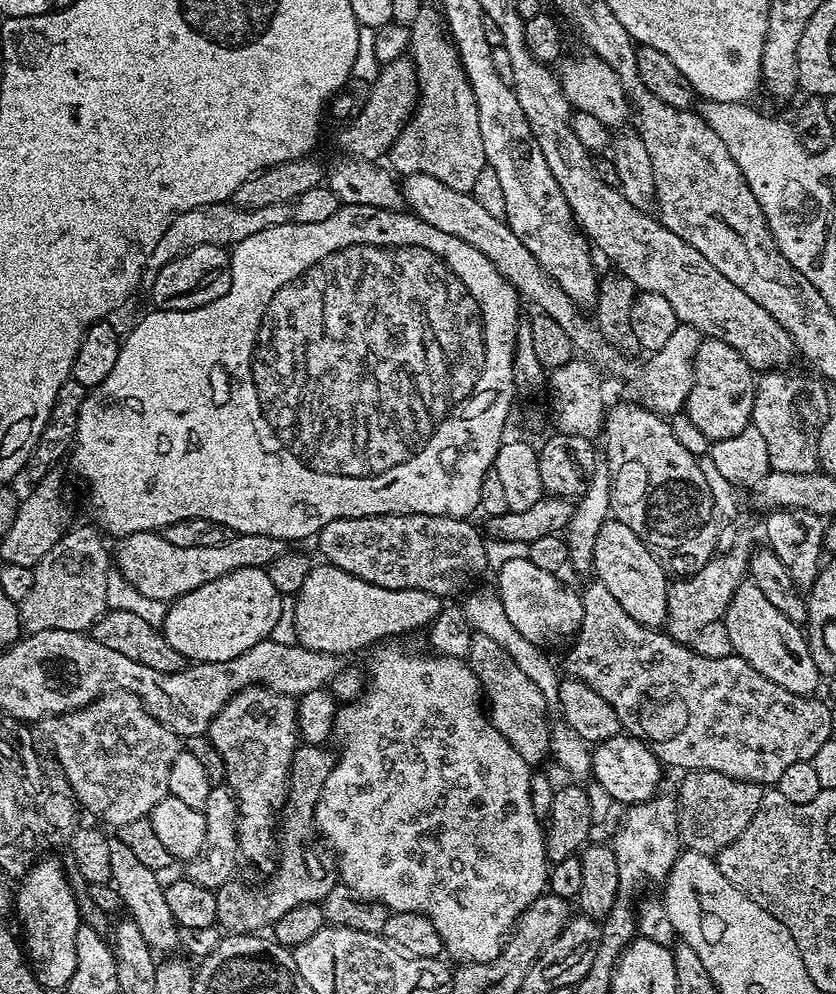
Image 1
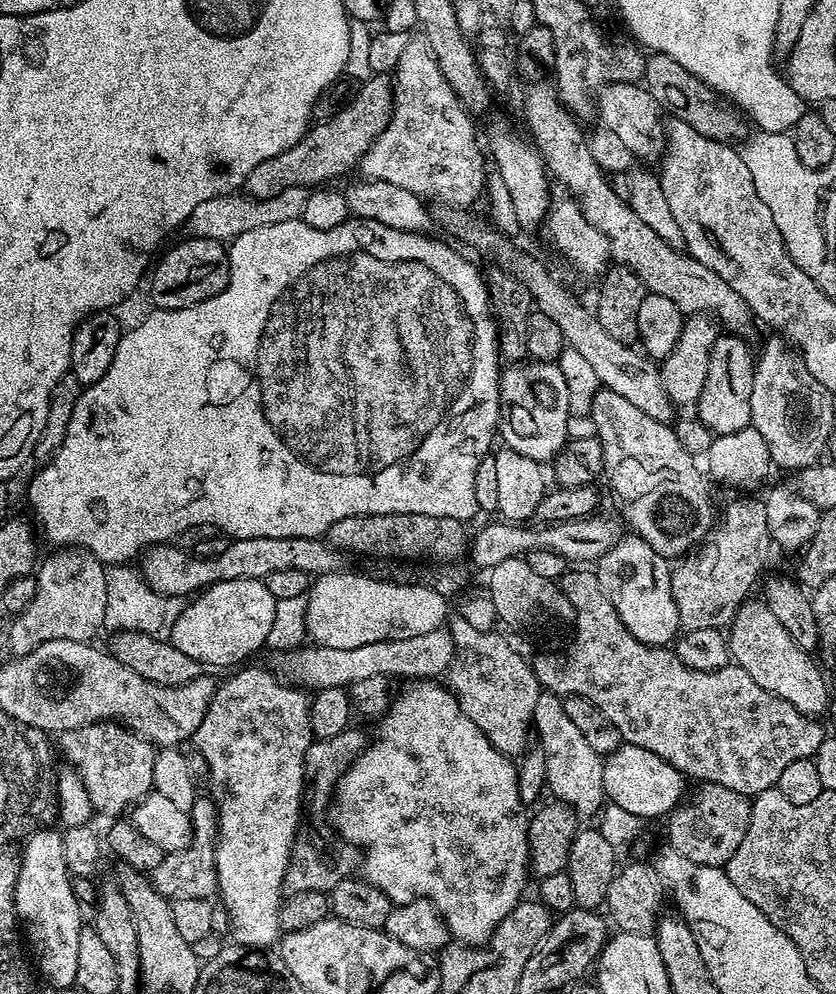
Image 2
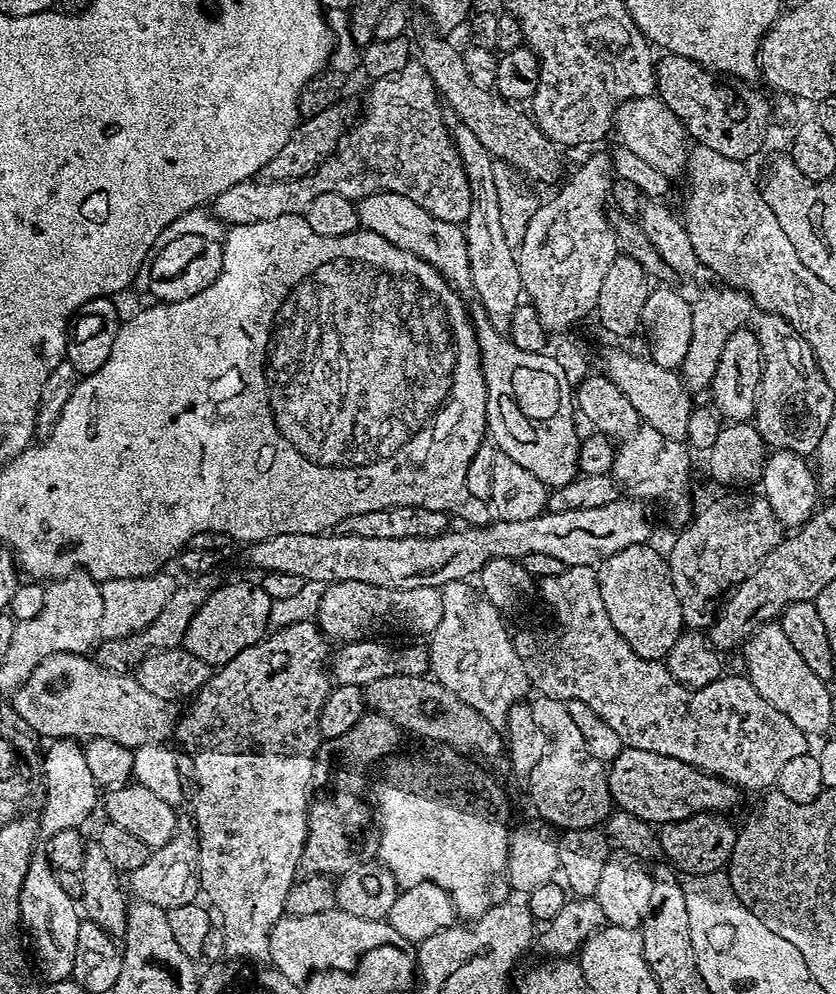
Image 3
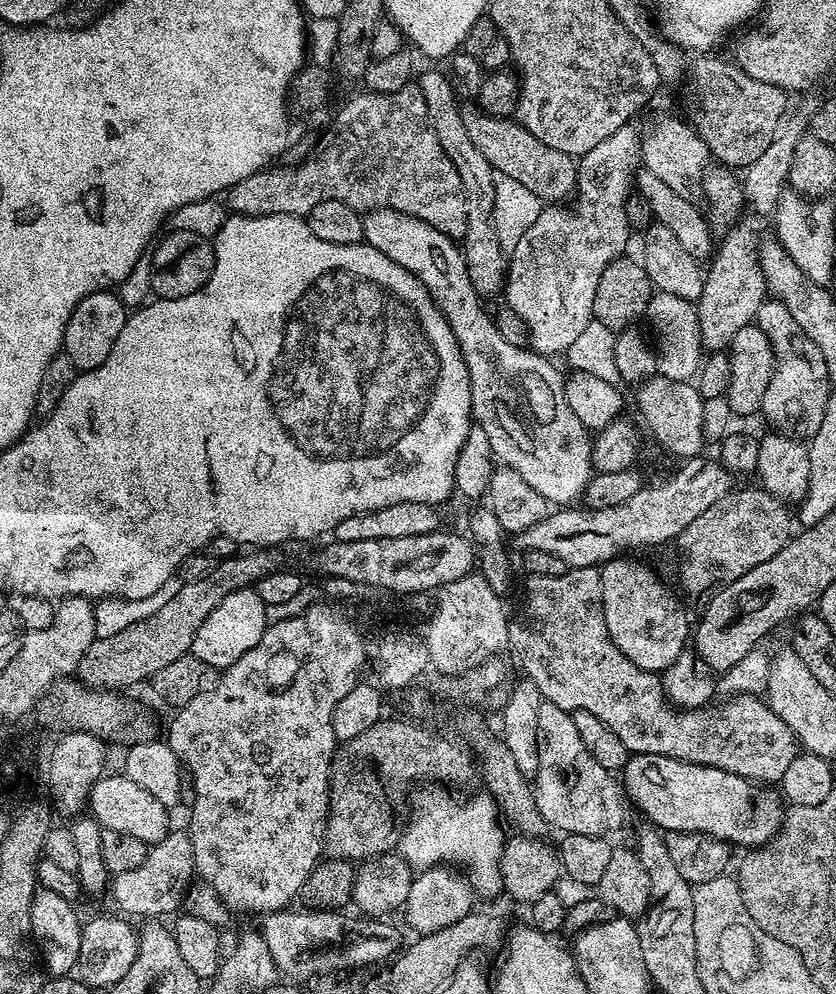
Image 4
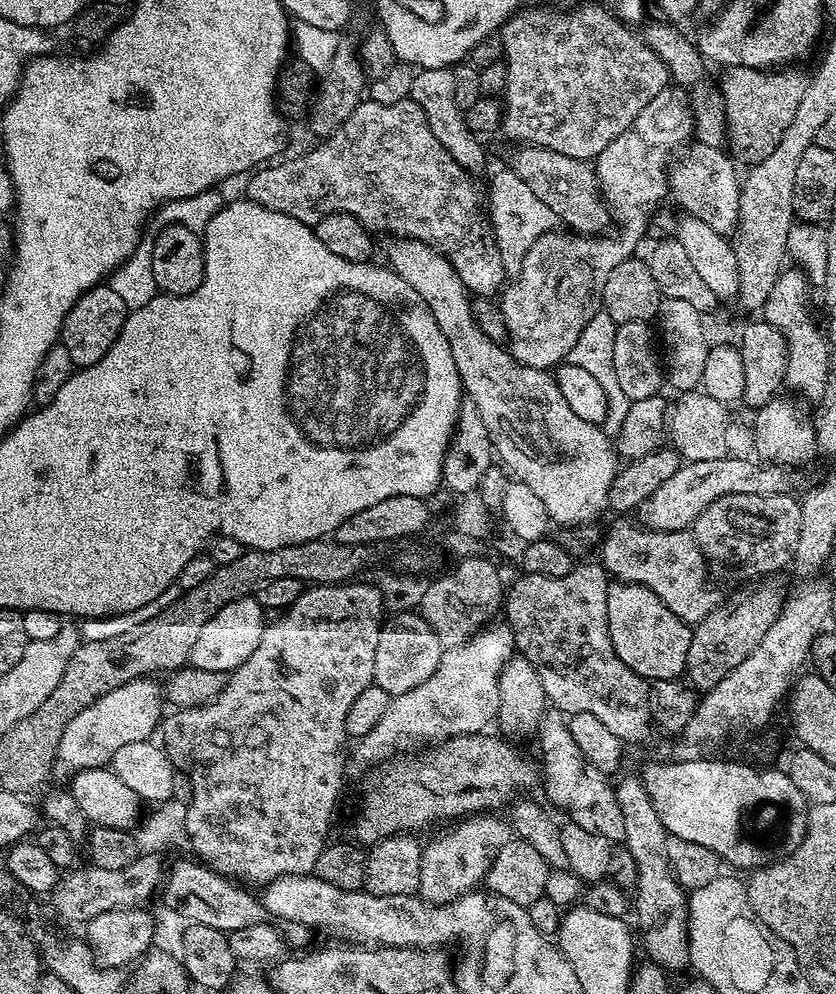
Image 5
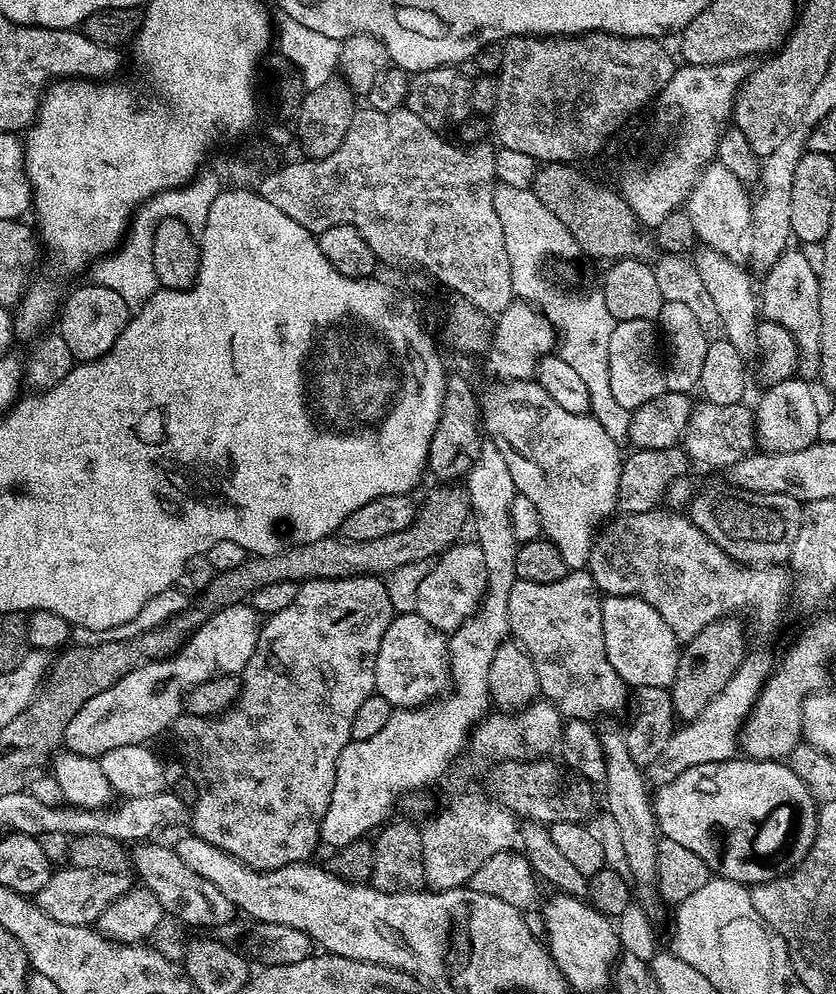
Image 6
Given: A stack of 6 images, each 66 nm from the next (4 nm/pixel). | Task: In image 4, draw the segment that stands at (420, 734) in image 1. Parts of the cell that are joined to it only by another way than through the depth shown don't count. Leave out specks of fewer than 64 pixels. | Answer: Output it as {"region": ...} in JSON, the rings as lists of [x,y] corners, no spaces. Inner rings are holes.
{"region":[[[434,786],[434,788],[430,791],[426,790],[422,795],[419,796],[418,799],[415,800],[412,808],[412,821],[409,824],[405,823],[403,825],[400,839],[398,843],[398,854],[403,860],[412,867],[414,870],[423,870],[425,868],[434,868],[437,866],[456,866],[452,864],[465,864],[468,867],[468,872],[466,871],[467,879],[470,881],[473,889],[477,893],[485,892],[488,896],[496,896],[501,895],[502,885],[500,882],[500,859],[502,858],[502,854],[504,853],[504,841],[506,839],[506,832],[503,832],[500,829],[500,824],[502,825],[502,817],[500,814],[499,807],[495,800],[492,799],[491,795],[483,794],[484,796],[472,796],[469,800],[459,800],[456,796],[451,796],[449,789],[444,786]]]}

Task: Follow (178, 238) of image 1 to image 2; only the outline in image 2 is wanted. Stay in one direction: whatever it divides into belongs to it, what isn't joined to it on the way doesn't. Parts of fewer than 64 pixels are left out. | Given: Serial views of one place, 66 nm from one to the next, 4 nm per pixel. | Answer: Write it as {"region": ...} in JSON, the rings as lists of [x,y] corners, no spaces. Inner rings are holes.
{"region":[[[291,188],[282,190],[282,194],[265,200],[254,200],[247,194],[209,198],[206,202],[198,202],[198,206],[194,206],[190,218],[186,221],[186,228],[189,228],[192,236],[231,242],[242,234],[246,234],[246,230],[258,230],[258,226],[274,226],[274,222],[301,219],[304,215],[308,193],[309,189],[306,188]]]}

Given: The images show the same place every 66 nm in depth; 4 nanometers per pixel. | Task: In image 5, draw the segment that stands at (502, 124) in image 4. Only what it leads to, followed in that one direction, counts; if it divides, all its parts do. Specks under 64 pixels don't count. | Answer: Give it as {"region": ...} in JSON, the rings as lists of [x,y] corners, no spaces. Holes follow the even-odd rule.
{"region":[[[523,145],[518,150],[512,158],[511,171],[522,178],[522,182],[554,212],[567,229],[577,235],[601,235],[607,229],[605,227],[612,220],[611,212],[603,200],[595,169],[589,161],[569,158],[566,154],[546,150],[545,147]]]}

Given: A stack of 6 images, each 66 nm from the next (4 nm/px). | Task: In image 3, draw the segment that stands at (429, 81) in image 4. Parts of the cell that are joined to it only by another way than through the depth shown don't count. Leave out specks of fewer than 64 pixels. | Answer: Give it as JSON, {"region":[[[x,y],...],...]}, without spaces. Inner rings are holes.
{"region":[[[456,122],[451,125],[452,142],[456,145],[457,152],[460,153],[460,161],[466,170],[466,180],[470,182],[470,214],[462,225],[466,246],[468,247],[468,257],[470,258],[470,278],[472,279],[471,291],[476,292],[479,307],[484,309],[488,320],[494,326],[494,330],[507,334],[510,330],[510,322],[516,307],[522,303],[522,289],[520,287],[520,265],[517,253],[513,245],[506,242],[506,234],[502,234],[502,218],[498,218],[498,189],[494,186],[494,159],[469,127]]]}

